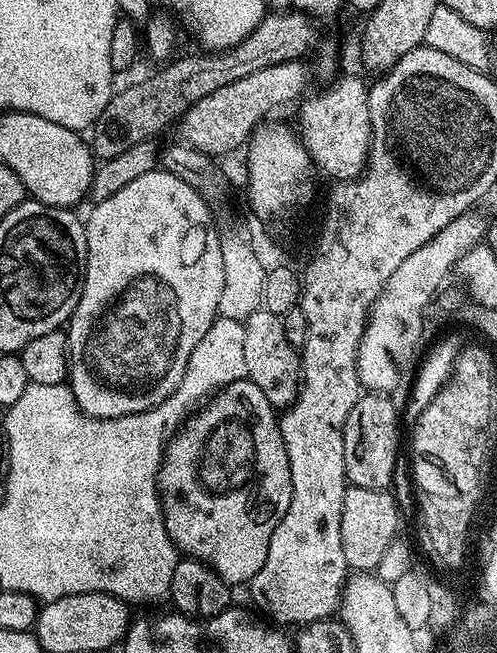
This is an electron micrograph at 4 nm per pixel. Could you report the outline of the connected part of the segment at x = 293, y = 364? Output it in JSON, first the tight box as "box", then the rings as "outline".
{"box":[242,308,302,408],"outline":[[[263,308],[243,321],[242,348],[245,351],[247,379],[262,390],[275,408],[286,408],[292,404],[299,392],[302,378],[300,354],[286,338],[283,317],[272,315]]]}

